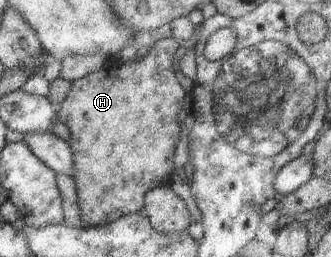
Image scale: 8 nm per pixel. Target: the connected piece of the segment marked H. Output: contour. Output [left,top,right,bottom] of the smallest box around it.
[59,36,189,227]

